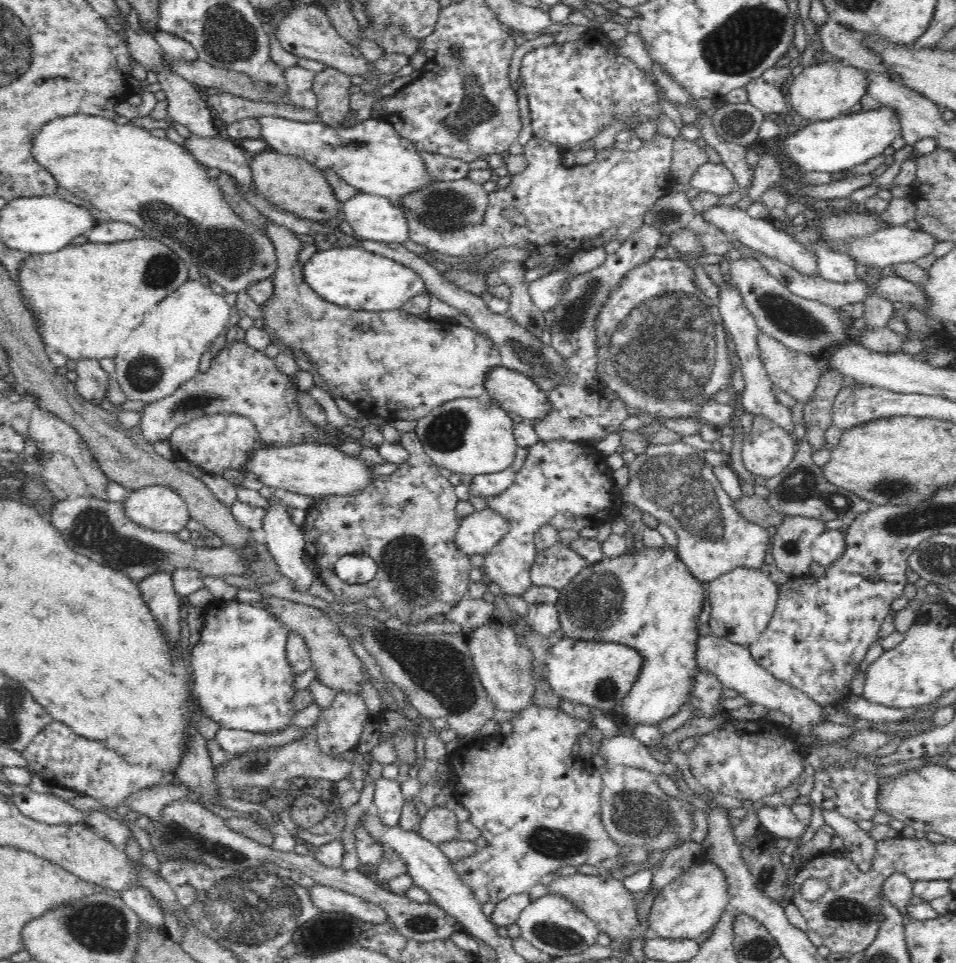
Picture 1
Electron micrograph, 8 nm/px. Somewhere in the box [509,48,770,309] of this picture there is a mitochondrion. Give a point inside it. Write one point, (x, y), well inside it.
(737, 122)

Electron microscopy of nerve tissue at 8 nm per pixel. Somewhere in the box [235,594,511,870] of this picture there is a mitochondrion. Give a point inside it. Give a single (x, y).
(442, 670)

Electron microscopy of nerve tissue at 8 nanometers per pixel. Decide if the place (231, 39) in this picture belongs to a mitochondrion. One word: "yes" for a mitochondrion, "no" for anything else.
yes

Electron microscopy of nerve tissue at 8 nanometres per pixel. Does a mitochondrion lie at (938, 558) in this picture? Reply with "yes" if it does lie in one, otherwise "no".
yes

